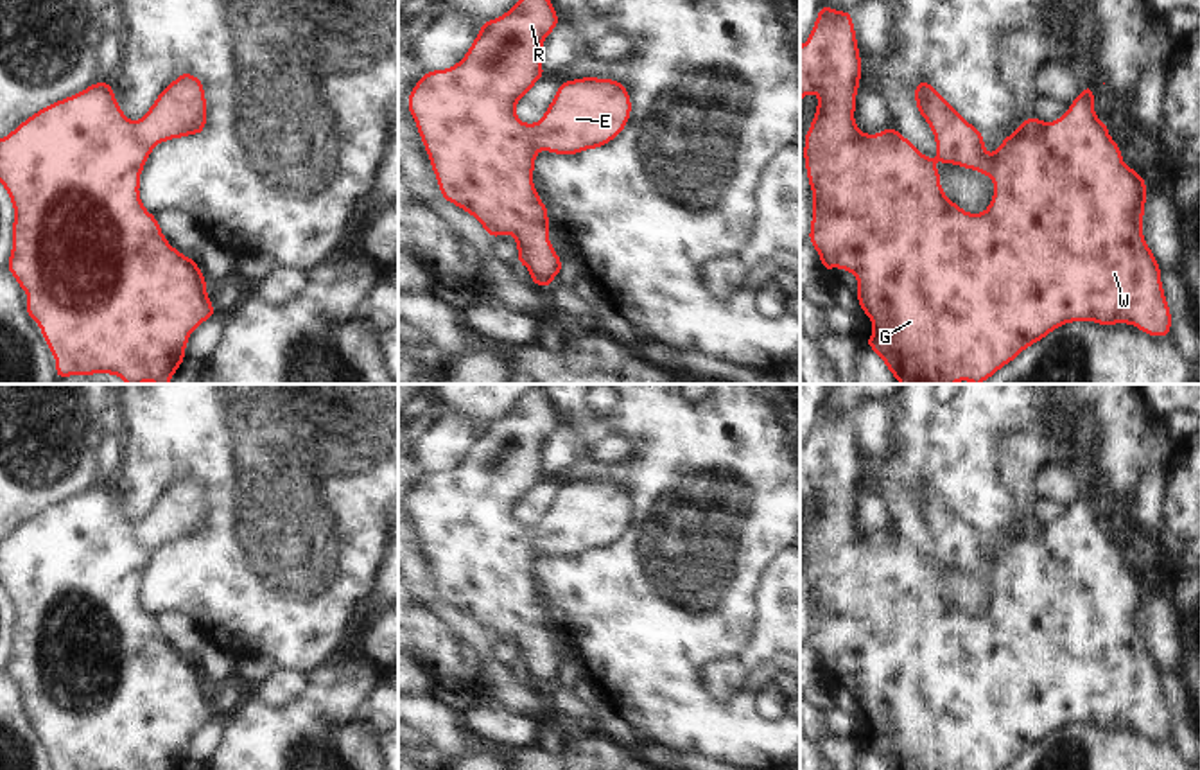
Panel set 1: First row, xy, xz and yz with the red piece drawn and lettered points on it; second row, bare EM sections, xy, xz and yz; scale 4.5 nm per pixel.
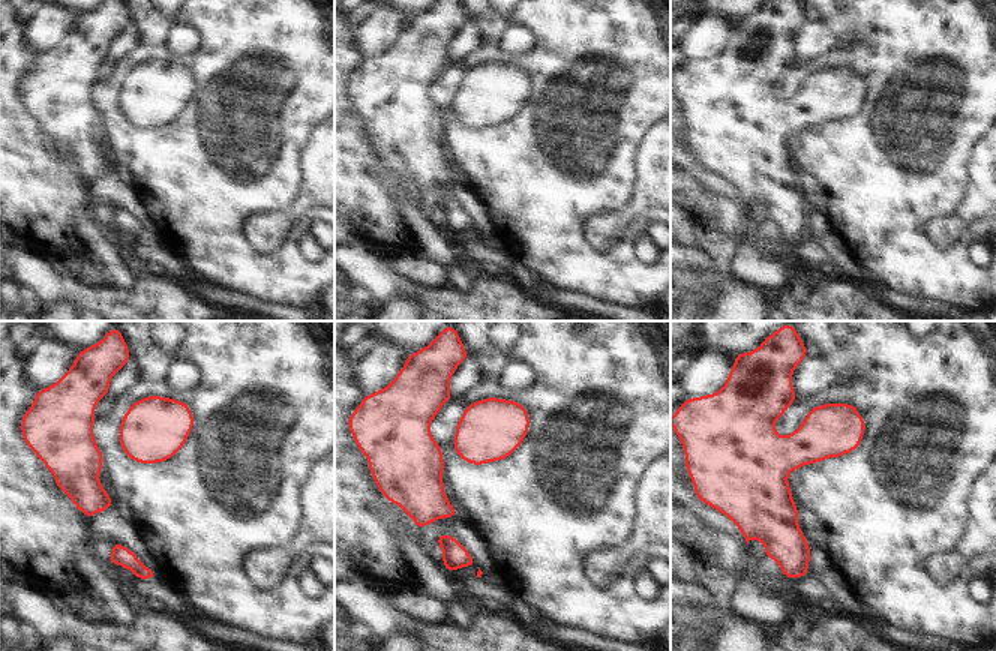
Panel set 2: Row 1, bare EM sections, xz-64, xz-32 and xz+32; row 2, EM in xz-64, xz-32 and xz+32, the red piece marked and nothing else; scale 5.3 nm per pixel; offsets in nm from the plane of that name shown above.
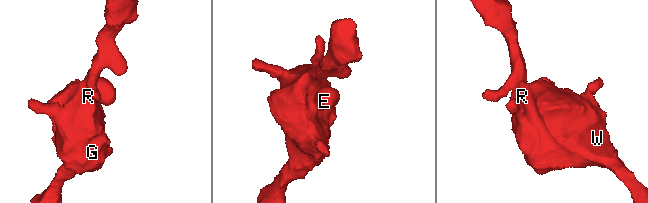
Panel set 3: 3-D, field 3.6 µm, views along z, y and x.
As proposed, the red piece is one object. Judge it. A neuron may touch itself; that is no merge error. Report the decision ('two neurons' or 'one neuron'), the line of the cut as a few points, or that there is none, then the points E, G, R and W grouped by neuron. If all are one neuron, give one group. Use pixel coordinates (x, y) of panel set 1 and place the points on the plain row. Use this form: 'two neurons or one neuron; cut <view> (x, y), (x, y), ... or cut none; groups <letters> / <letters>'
one neuron; cut none; groups E G R W

